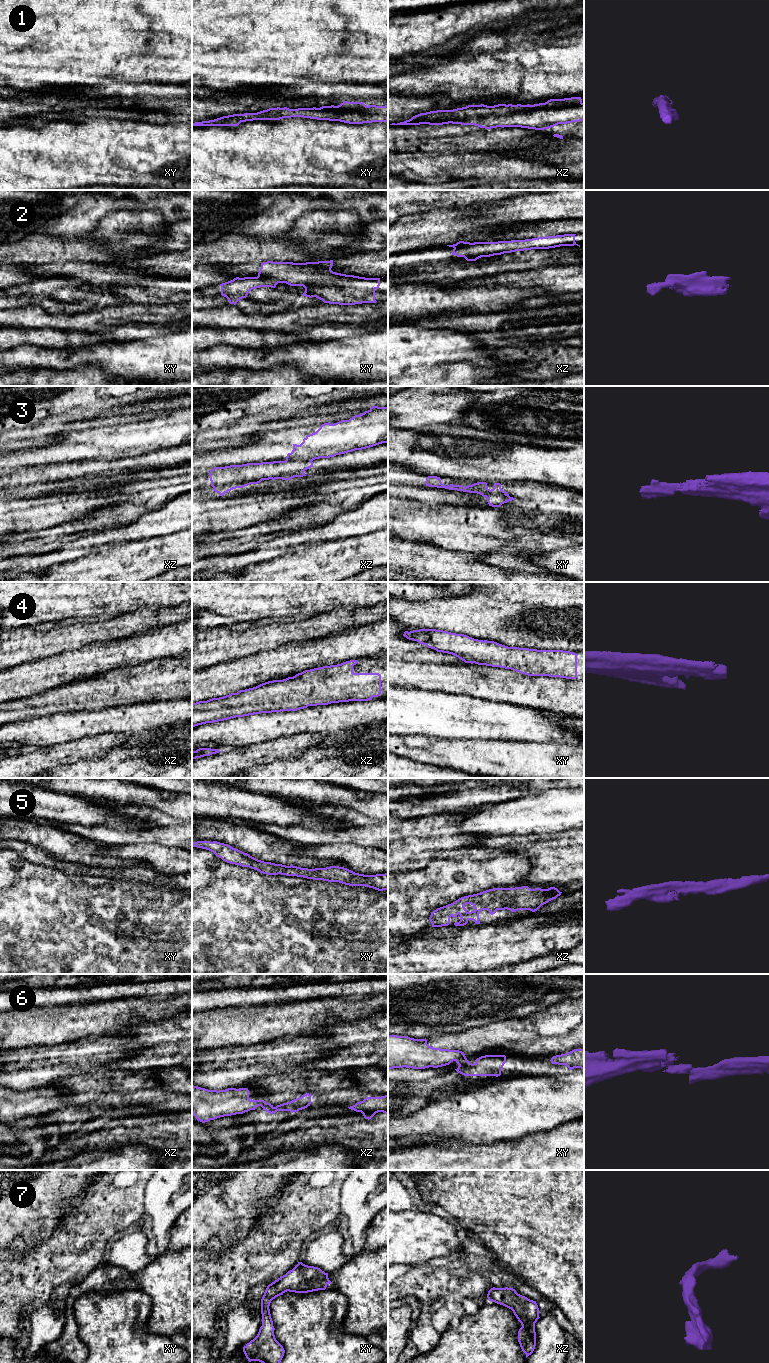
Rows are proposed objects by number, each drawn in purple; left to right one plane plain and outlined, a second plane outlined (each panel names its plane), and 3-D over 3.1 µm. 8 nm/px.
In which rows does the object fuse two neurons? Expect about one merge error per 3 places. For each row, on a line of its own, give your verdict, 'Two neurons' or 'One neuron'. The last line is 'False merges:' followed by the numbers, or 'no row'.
1: One neuron
2: Two neurons
3: Two neurons
4: One neuron
5: One neuron
6: Two neurons
7: One neuron
False merges: 2, 3, 6

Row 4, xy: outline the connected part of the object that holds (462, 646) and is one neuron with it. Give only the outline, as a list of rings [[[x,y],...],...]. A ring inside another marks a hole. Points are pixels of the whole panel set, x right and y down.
[[[436,629],[405,631],[403,636],[409,640],[426,645],[428,648],[434,649],[437,652],[452,654],[465,663],[511,669],[528,676],[549,676],[566,679],[577,678],[577,654],[570,651],[508,647],[494,641],[478,640],[464,634]]]

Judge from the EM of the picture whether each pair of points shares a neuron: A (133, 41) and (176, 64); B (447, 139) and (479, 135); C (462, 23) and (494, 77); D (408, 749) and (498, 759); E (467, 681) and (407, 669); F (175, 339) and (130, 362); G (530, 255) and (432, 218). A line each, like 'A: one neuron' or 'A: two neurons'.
A: one neuron
B: one neuron
C: two neurons
D: one neuron
E: one neuron
F: one neuron
G: two neurons

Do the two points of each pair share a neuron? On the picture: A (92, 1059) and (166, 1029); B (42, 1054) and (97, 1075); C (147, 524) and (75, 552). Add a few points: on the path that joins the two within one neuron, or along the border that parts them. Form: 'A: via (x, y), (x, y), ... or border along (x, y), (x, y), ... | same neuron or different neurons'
A: border along (116, 1035), (126, 1035), (130, 1046), (142, 1048) | different neurons
B: border along (104, 1068), (78, 1070), (62, 1077) | different neurons
C: via (129, 533), (92, 543) | same neuron

